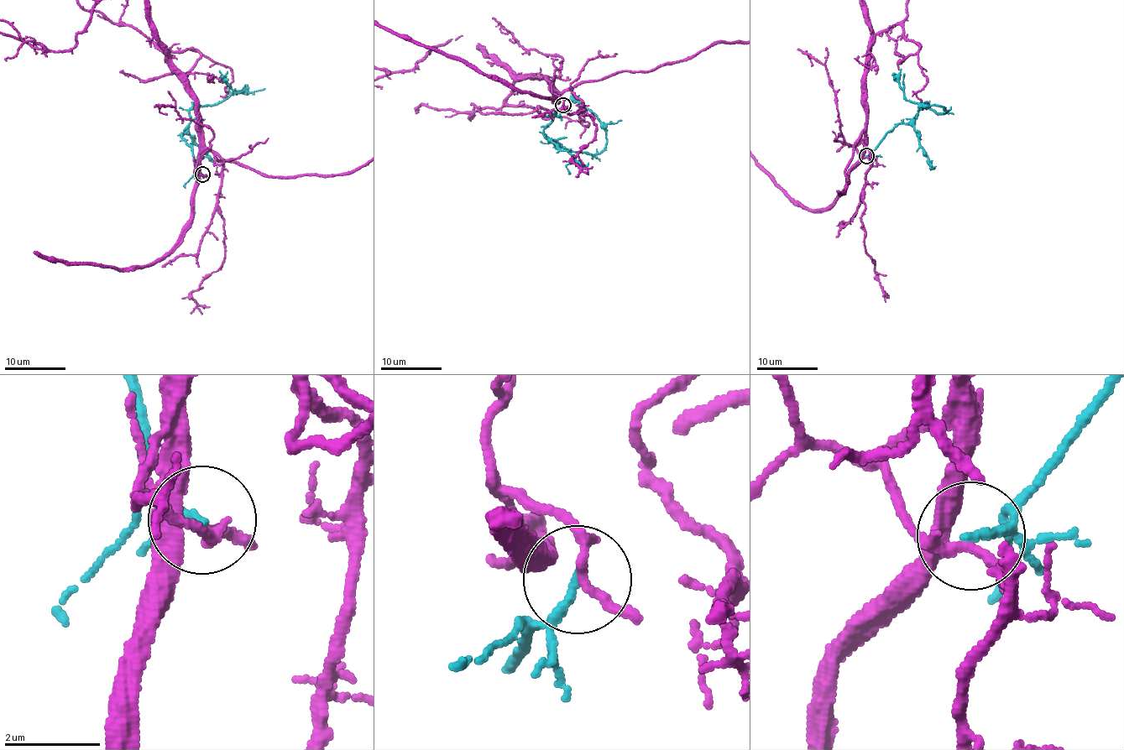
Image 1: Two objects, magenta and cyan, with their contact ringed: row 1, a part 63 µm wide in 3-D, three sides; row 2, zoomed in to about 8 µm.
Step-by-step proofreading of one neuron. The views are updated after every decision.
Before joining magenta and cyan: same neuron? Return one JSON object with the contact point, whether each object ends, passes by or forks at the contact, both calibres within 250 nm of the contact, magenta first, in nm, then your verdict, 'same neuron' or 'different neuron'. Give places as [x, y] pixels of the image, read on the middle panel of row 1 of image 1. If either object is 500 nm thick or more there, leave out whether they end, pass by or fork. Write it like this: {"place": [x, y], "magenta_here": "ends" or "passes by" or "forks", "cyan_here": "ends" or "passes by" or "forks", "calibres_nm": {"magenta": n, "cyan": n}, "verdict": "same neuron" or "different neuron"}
{"place": [562, 105], "magenta_here": "passes by", "cyan_here": "passes by", "calibres_nm": {"magenta": 200, "cyan": 140}, "verdict": "different neuron"}

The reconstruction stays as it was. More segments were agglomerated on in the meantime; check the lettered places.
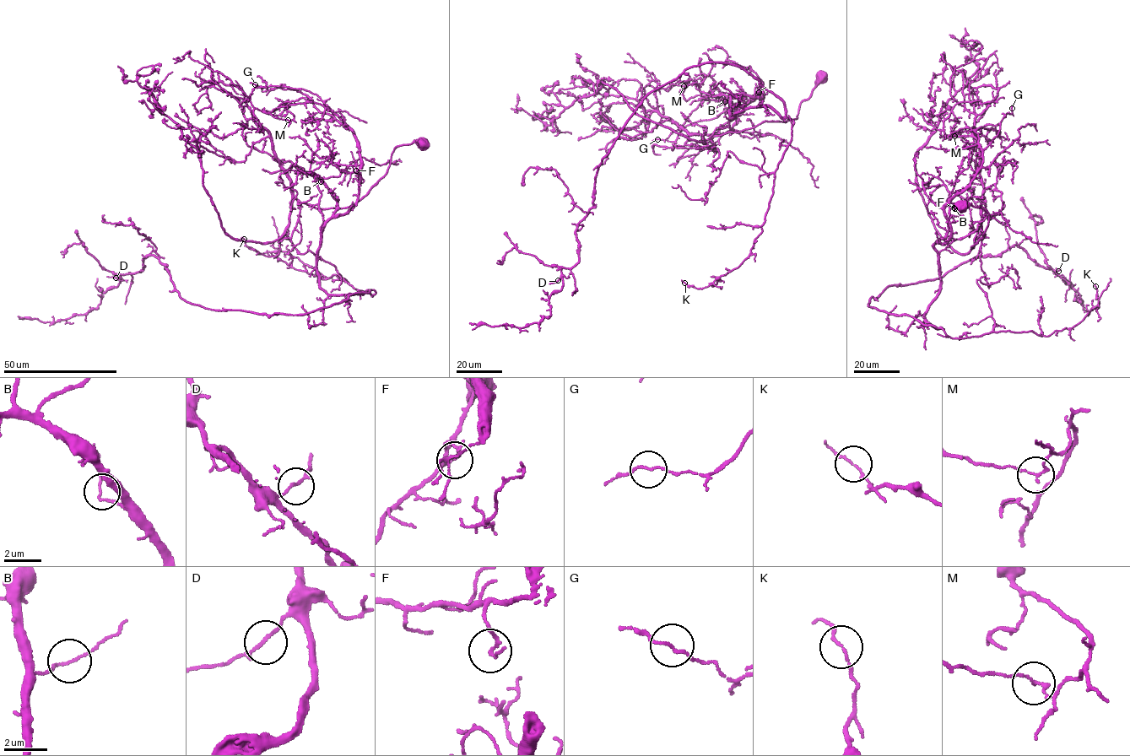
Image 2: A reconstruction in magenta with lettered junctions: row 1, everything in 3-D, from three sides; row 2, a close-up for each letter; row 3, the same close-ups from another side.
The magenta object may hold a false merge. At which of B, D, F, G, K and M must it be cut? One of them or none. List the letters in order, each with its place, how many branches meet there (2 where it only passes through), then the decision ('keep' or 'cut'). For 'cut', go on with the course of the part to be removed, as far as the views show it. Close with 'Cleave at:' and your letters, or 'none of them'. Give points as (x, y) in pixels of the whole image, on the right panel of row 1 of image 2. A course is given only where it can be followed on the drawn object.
B: (954, 207) | 2 | keep
D: (1058, 271) | 2 | keep
F: (954, 208) | 2 | keep
G: (1012, 108) | 2 | keep
K: (1095, 286) | 2 | keep
M: (954, 136) | 2 | cut | (954, 136), (972, 126), (983, 162), (934, 245), (940, 327), (870, 306), (1016, 244), (1081, 304), (1069, 279)
Cleave at: M

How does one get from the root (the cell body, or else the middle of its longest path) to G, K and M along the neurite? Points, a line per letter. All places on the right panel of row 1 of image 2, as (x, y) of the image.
G: (960, 205), (988, 215), (973, 248), (979, 148), (943, 122), (984, 149), (1012, 108)
K: (960, 205), (988, 215), (973, 248), (953, 111), (983, 162), (934, 245), (950, 337), (1070, 328), (1095, 286)
M: (960, 205), (988, 215), (973, 248), (981, 221), (979, 148), (973, 137), (945, 134), (953, 111), (954, 136)

